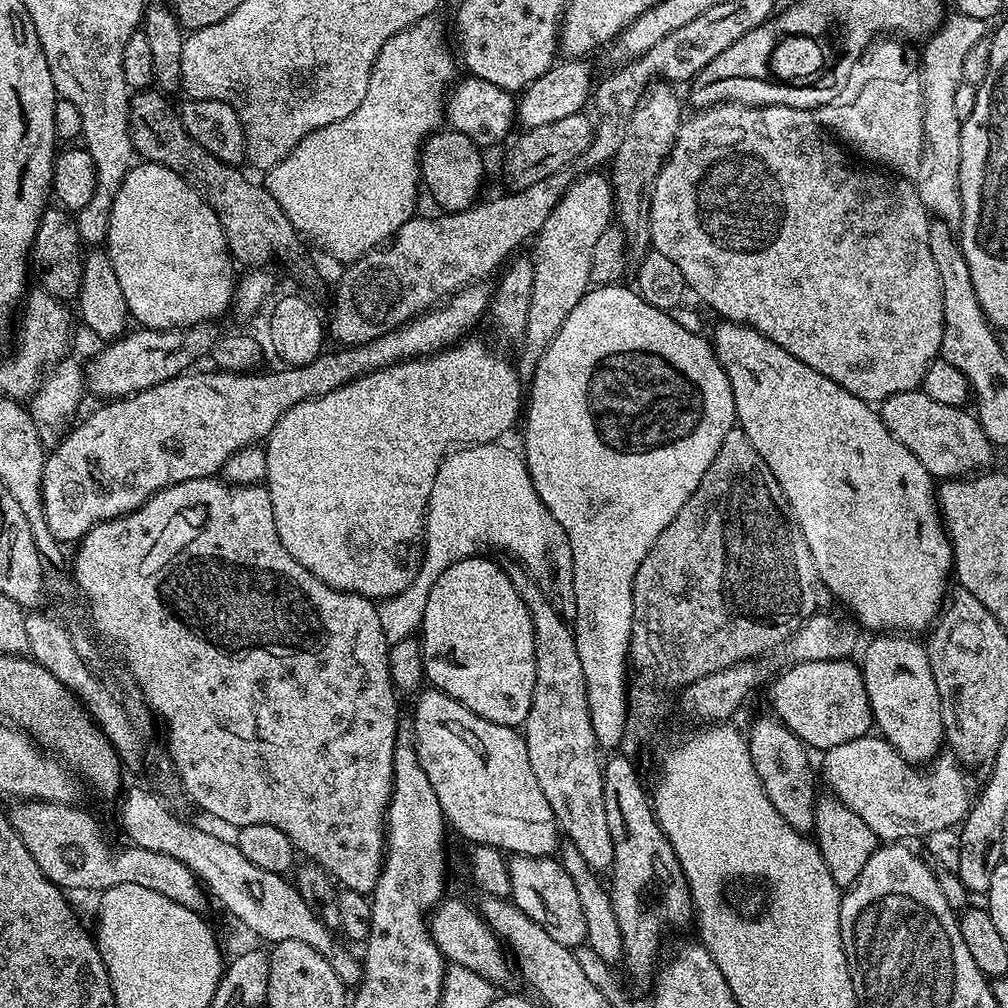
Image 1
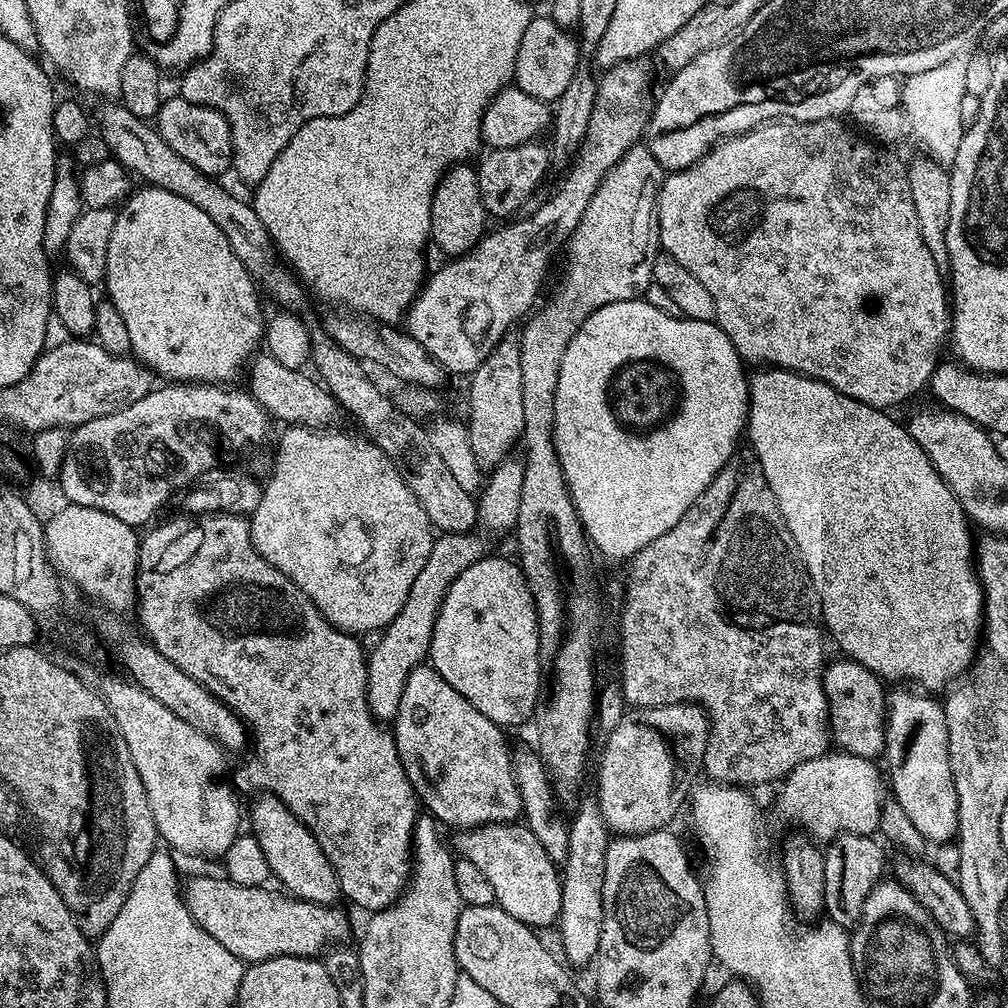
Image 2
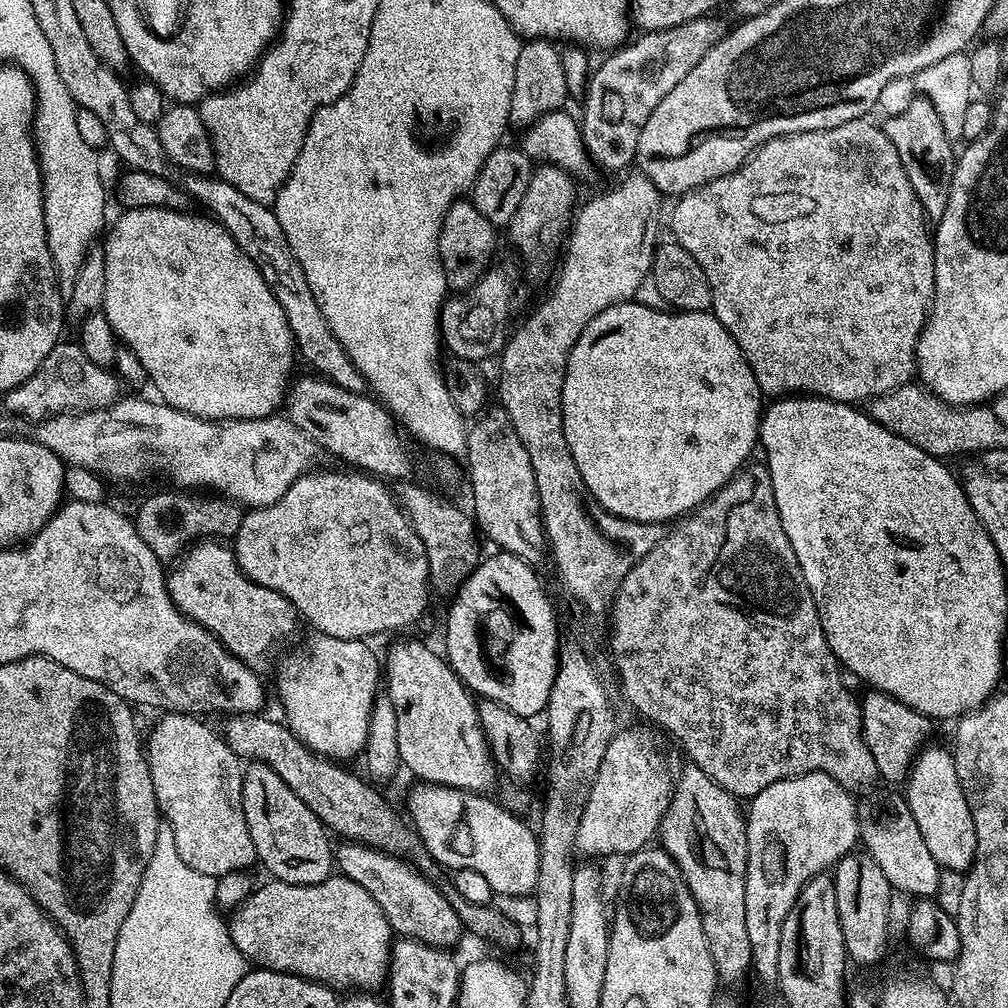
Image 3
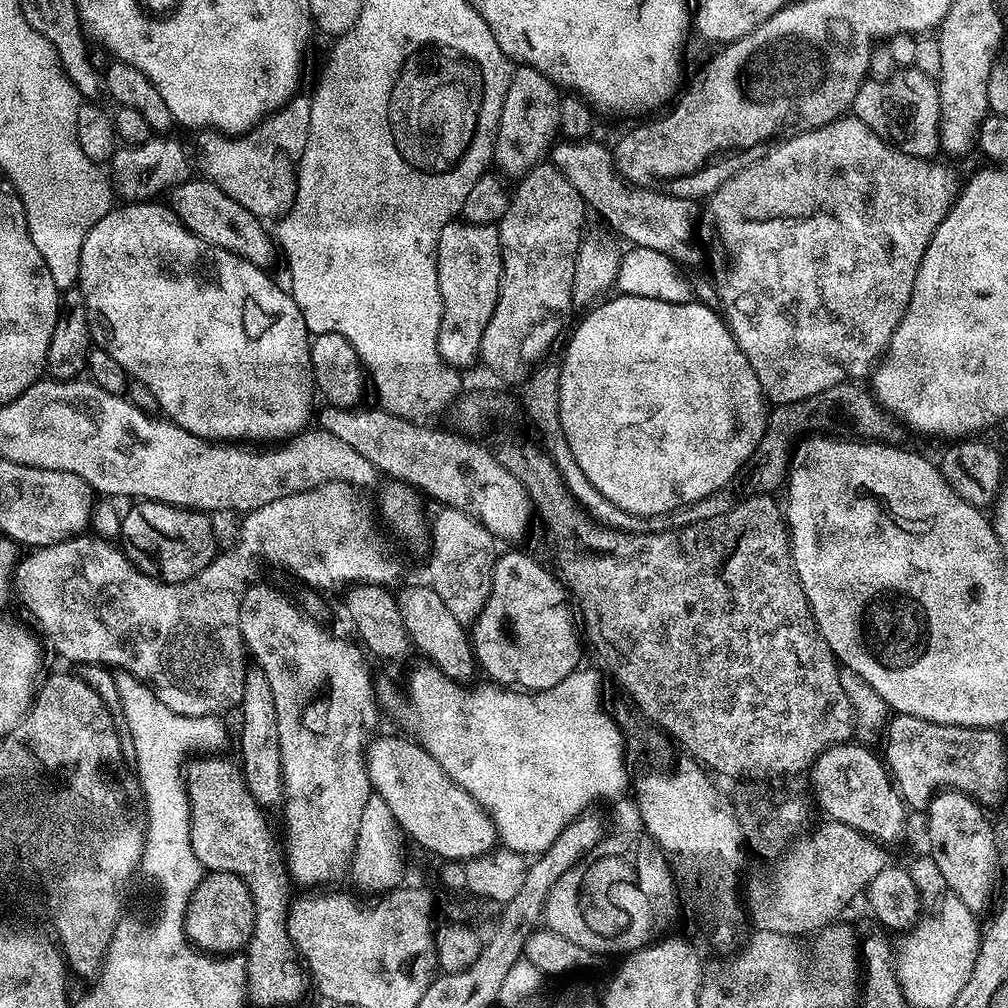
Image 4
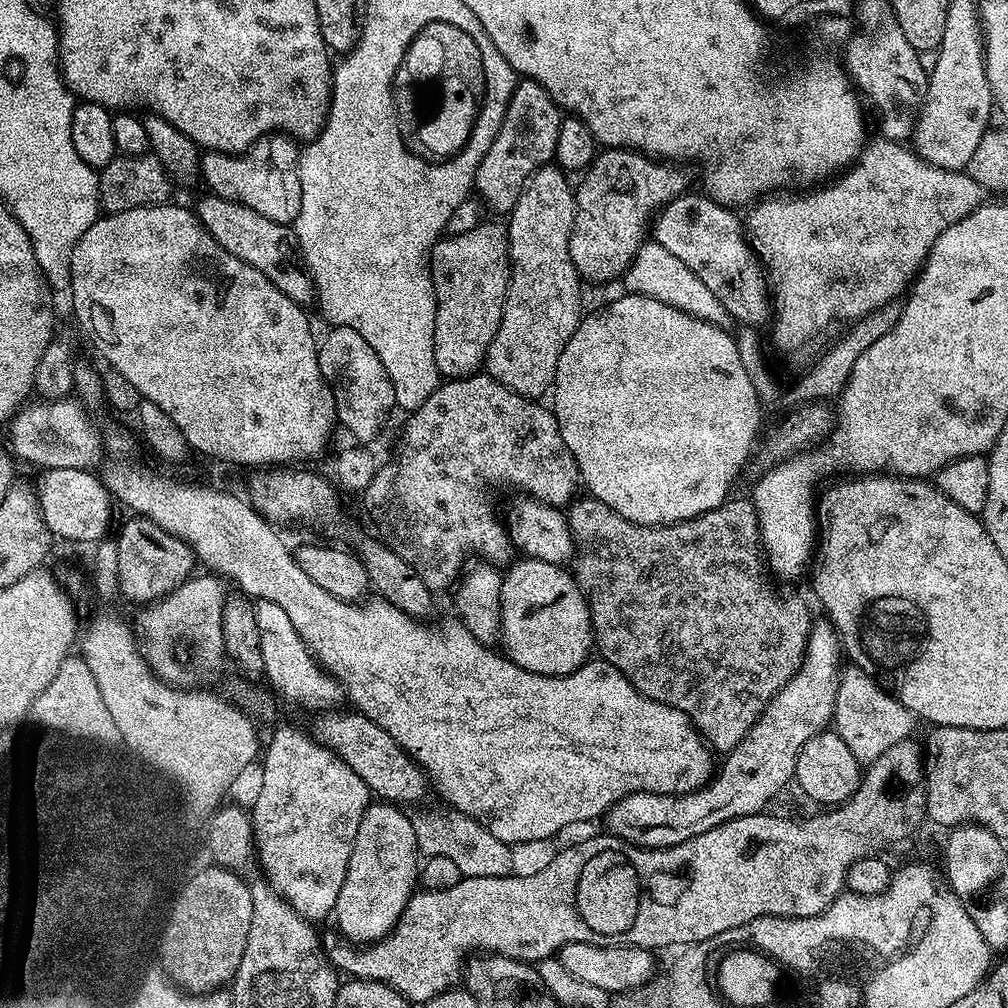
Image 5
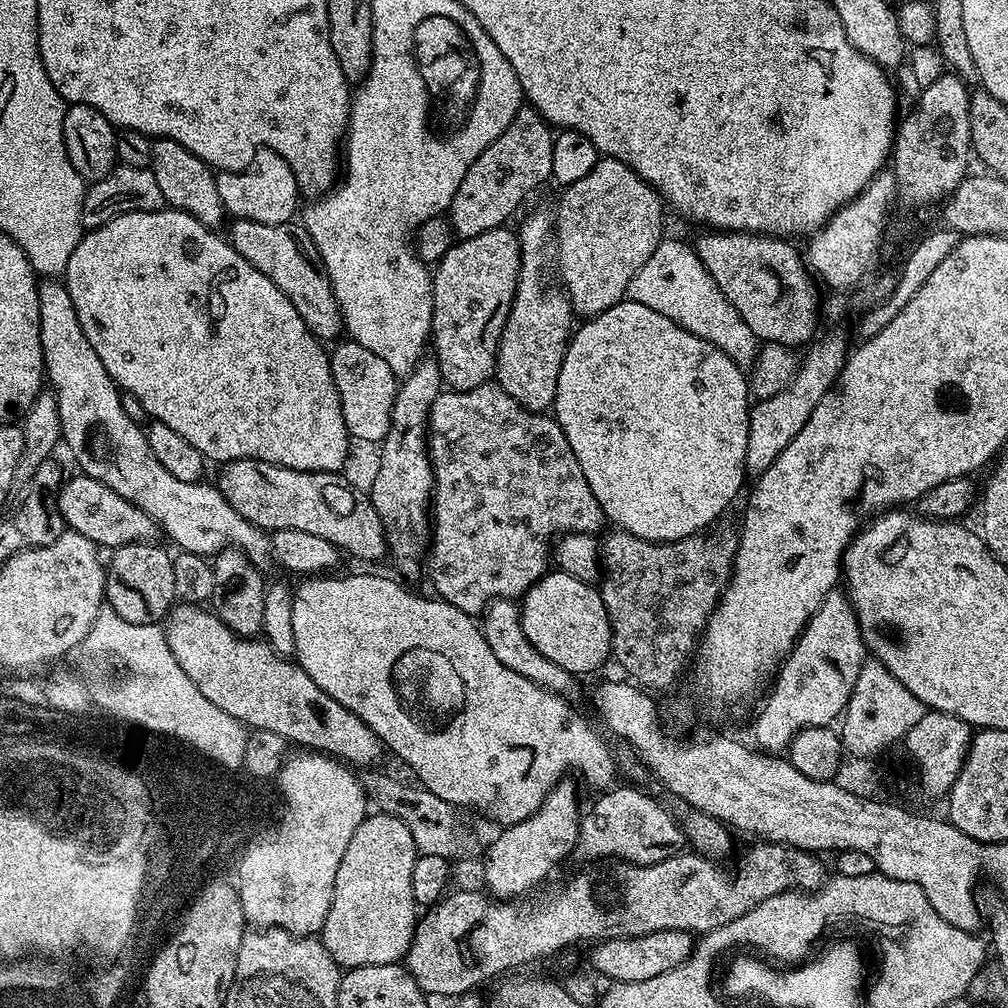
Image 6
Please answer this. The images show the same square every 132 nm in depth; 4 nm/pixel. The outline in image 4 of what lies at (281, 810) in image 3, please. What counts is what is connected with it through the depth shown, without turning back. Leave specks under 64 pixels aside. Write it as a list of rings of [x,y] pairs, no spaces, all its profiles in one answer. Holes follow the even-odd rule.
[[[249,670],[244,683],[244,694],[238,709],[240,715],[240,772],[248,787],[248,793],[258,806],[279,805],[284,799],[284,775],[282,754],[278,742],[278,710],[274,710],[274,690],[266,682],[266,674]]]

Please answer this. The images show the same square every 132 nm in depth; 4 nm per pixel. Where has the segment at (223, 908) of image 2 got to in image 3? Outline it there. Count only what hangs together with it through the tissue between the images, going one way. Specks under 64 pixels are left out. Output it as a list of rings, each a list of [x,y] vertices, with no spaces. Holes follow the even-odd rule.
[[[333,874],[321,884],[287,884],[275,878],[267,882],[269,884],[261,888],[259,885],[251,896],[247,896],[238,909],[240,933],[234,936],[234,943],[245,960],[269,968],[271,972],[291,972],[328,990],[348,988],[344,990],[372,992],[385,987],[394,933],[378,902],[374,902],[358,882],[342,874]]]

